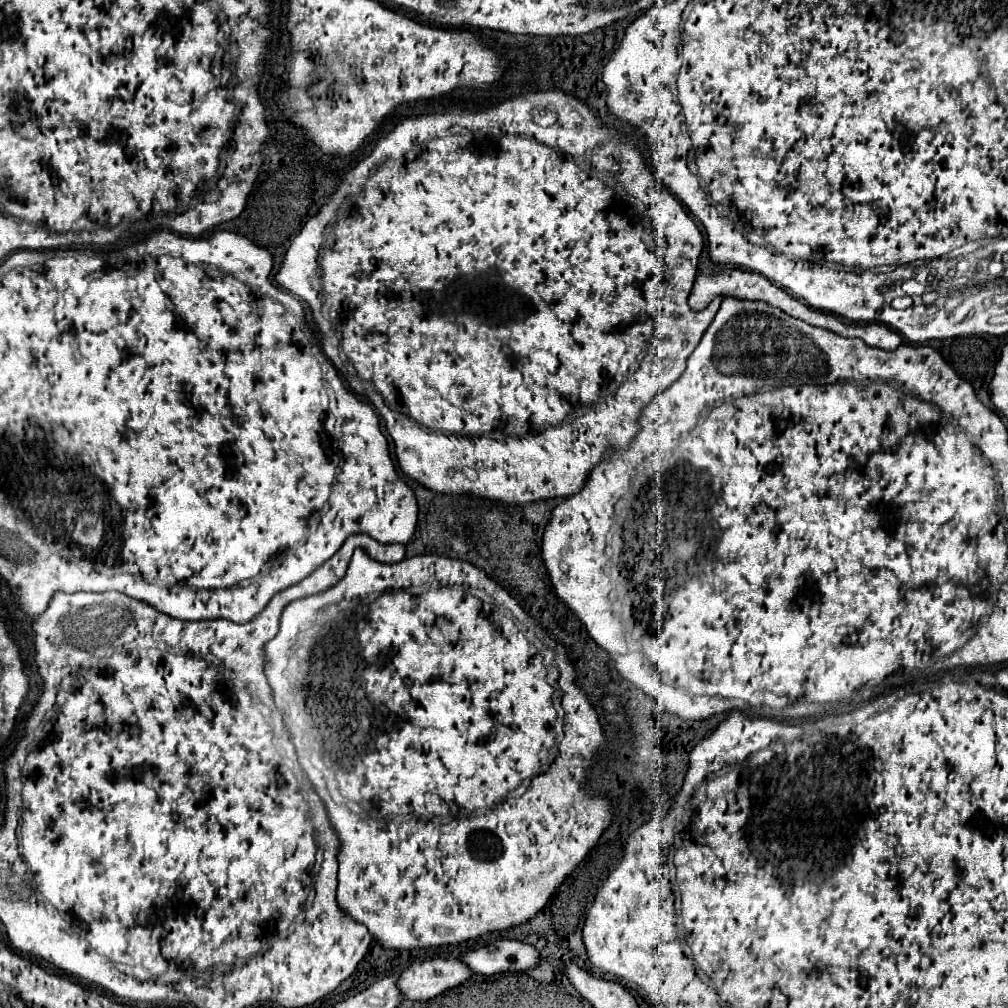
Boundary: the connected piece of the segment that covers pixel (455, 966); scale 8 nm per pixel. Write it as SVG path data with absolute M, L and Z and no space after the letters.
M428 959L412 963L398 981L406 999L432 999L472 977L472 969L460 959Z

